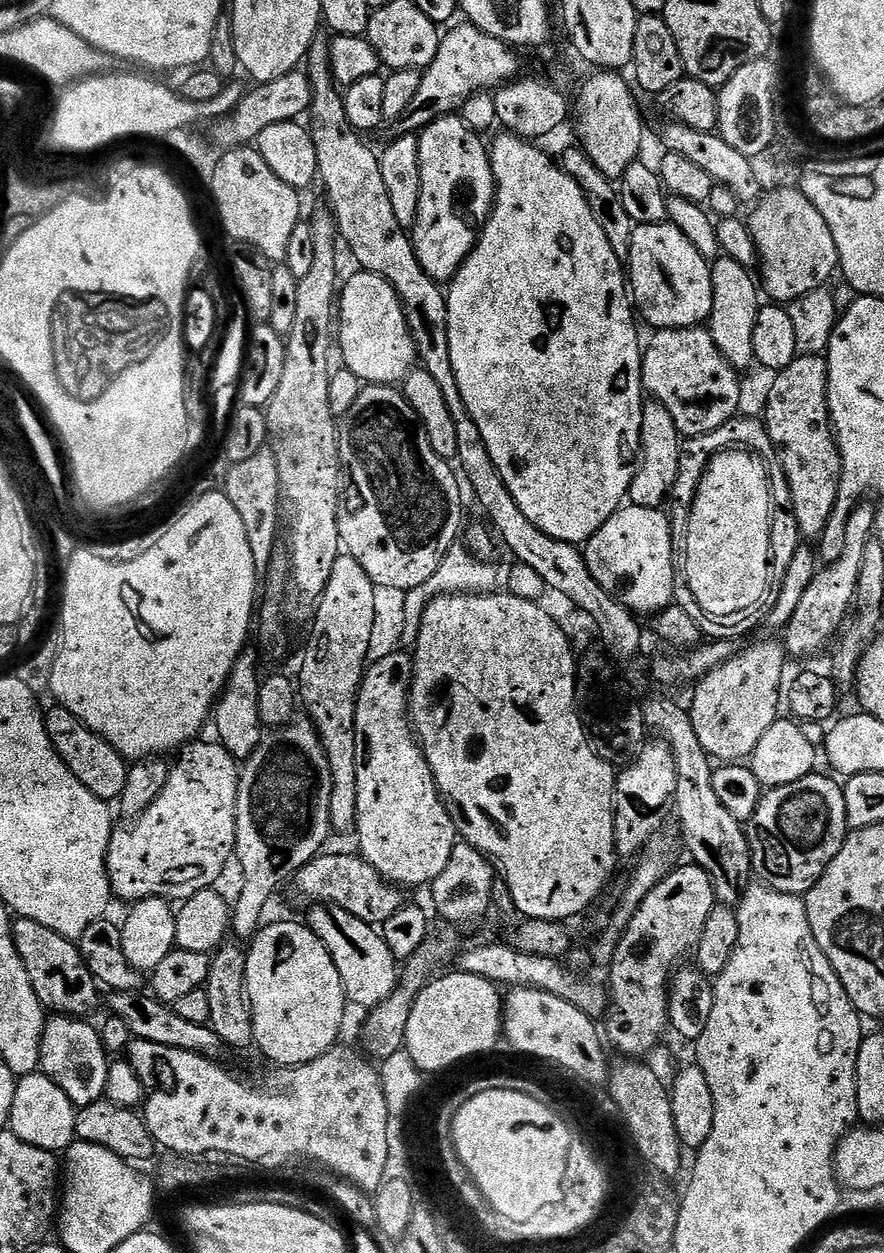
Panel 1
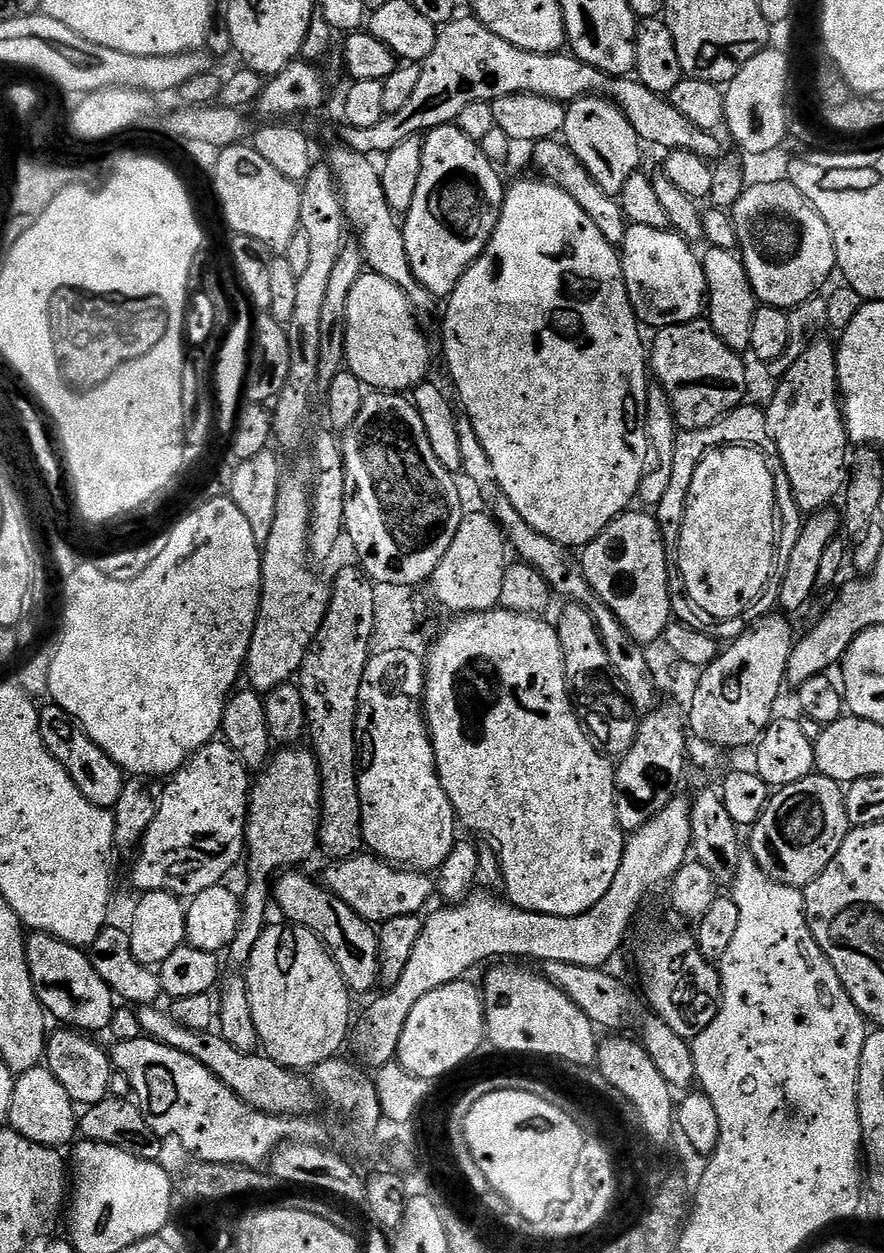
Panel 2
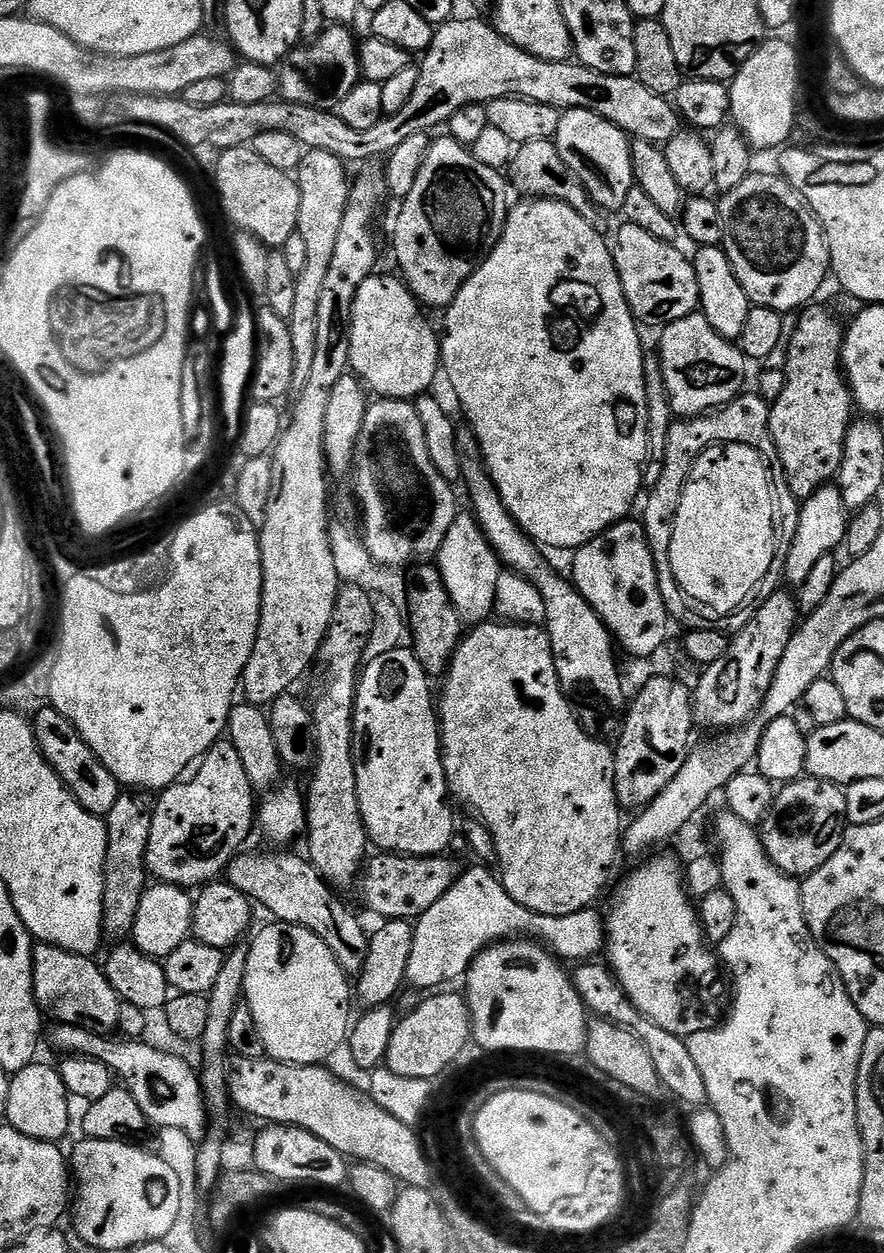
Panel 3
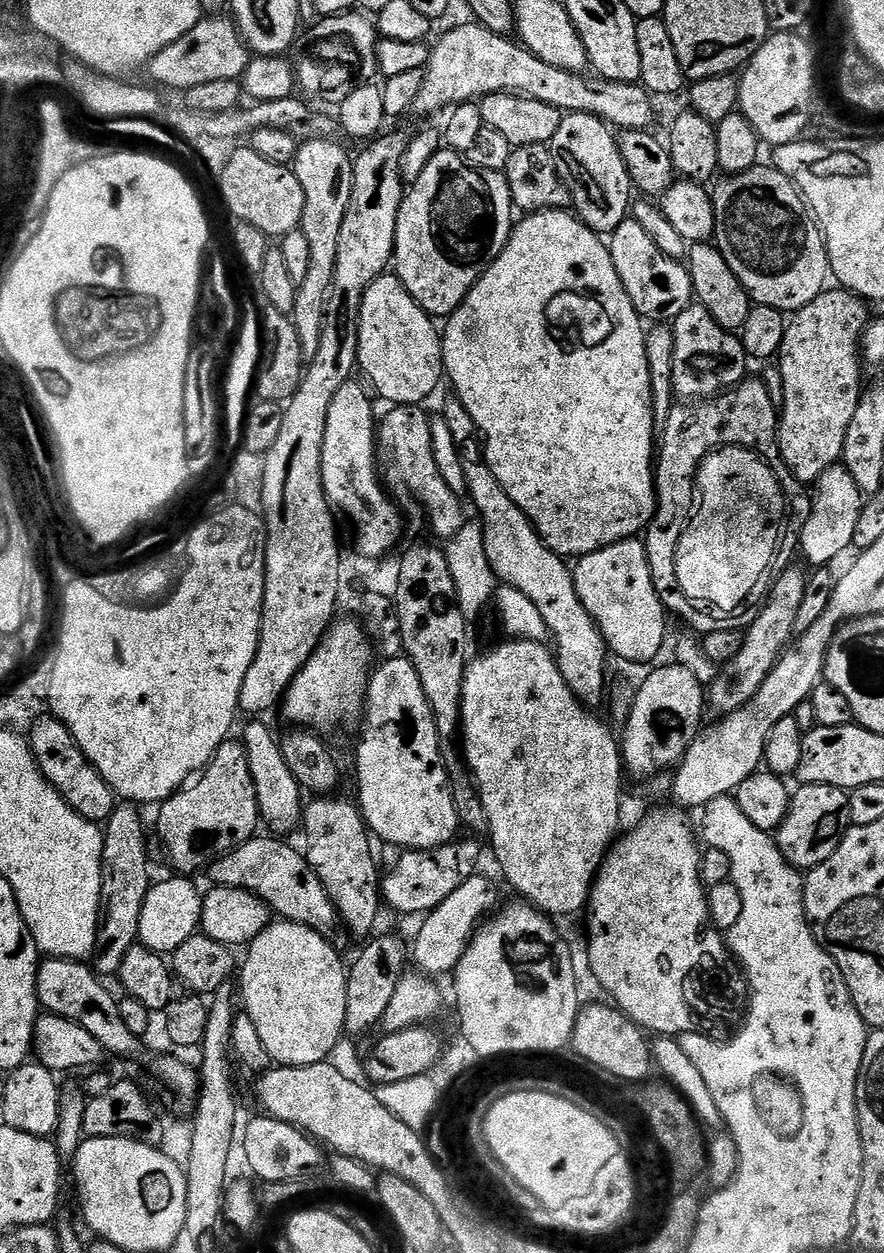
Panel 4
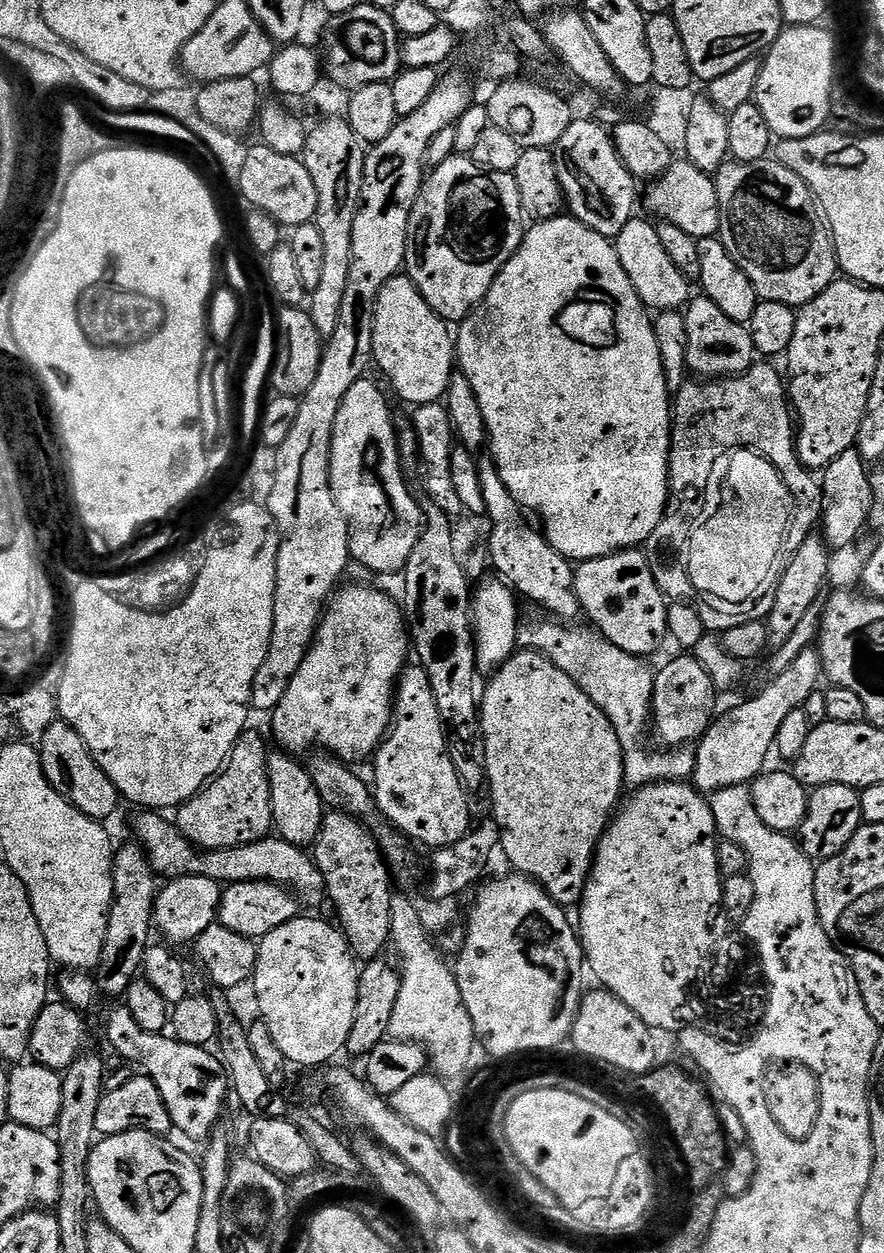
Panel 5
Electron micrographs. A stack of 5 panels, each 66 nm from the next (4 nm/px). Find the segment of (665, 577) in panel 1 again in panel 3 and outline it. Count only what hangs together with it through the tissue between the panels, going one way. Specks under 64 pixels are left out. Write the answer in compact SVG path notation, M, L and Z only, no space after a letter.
M625 518L588 544L575 549L570 579L602 618L613 641L632 656L649 658L665 647L670 617L659 592L657 563L639 519Z

